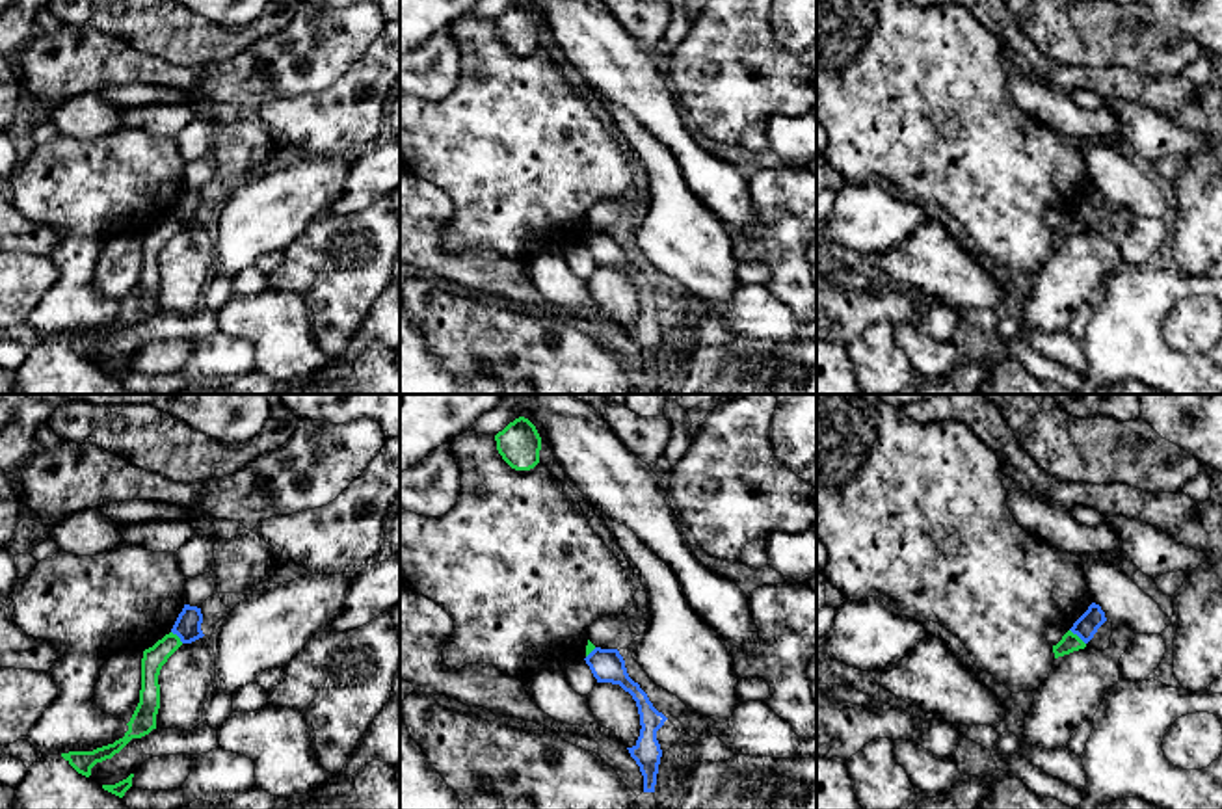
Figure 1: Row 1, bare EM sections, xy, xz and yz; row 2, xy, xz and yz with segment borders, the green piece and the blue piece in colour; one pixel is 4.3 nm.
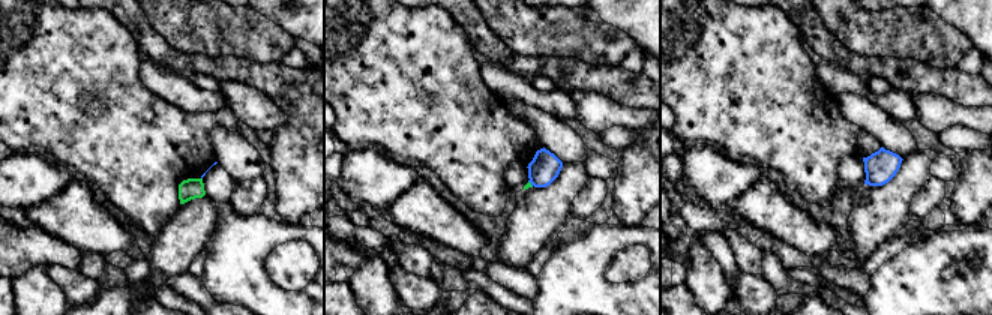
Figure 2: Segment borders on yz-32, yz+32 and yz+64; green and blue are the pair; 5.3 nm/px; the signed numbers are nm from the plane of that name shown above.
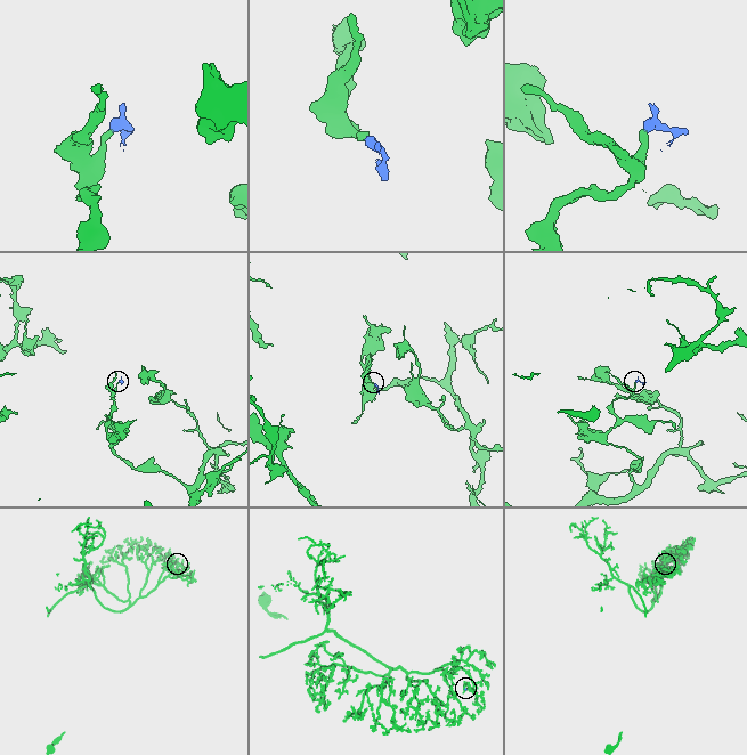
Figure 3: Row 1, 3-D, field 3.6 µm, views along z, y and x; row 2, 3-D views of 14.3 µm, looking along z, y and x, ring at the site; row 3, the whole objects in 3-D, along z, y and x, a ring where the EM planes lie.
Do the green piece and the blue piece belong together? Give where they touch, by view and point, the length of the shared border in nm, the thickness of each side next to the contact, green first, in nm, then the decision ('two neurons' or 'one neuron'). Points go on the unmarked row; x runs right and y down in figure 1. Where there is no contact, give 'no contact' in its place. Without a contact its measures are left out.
yz (1077, 220) | 100 nm | 90/100 nm | two neurons

